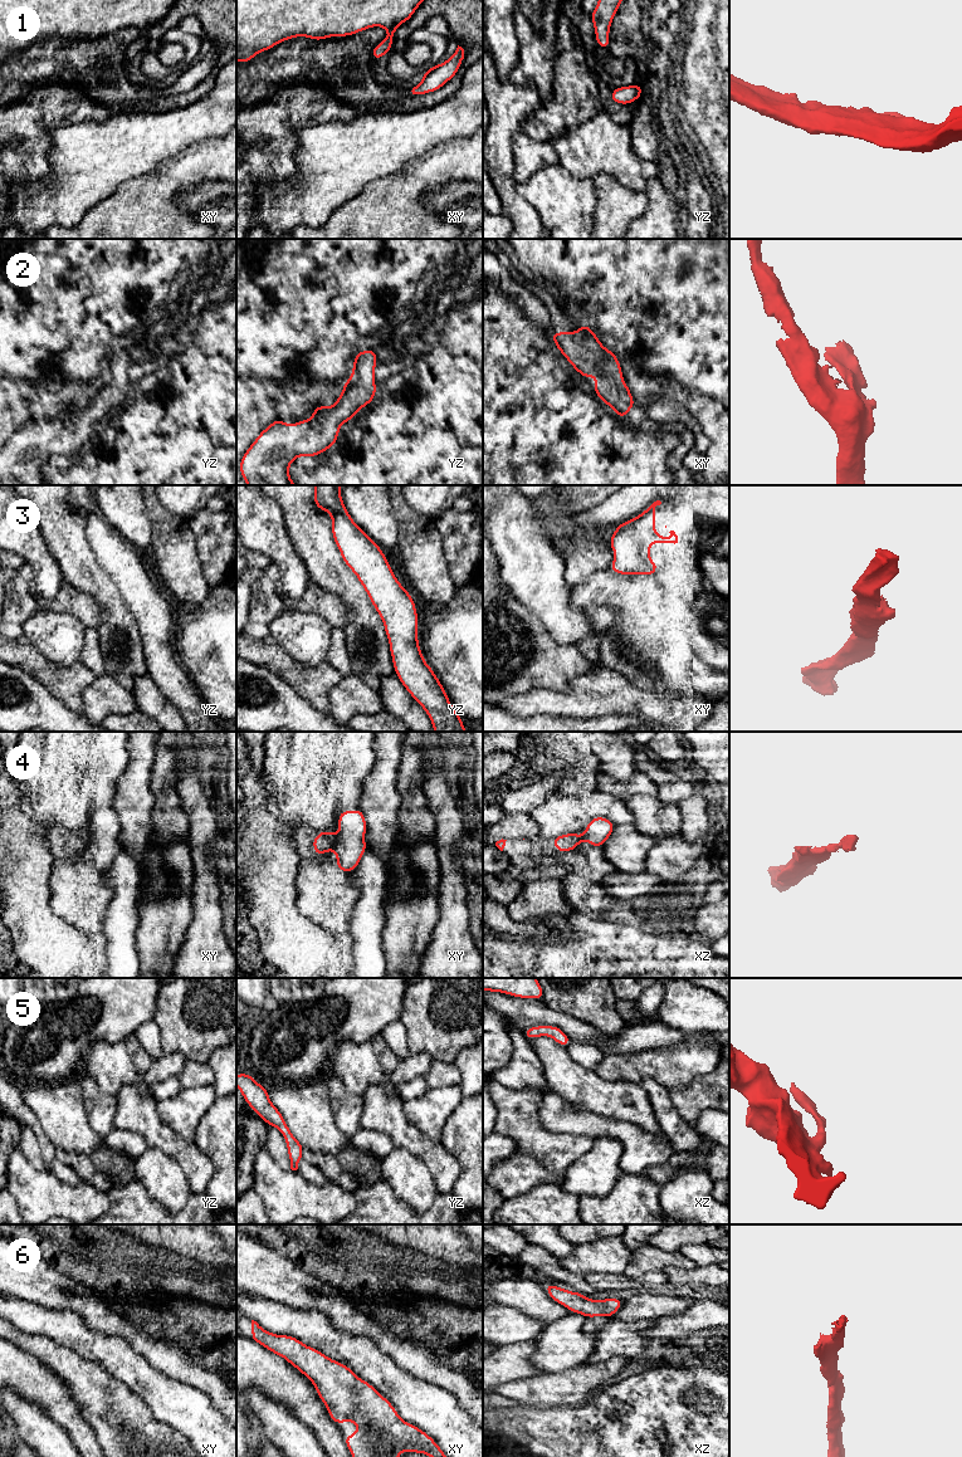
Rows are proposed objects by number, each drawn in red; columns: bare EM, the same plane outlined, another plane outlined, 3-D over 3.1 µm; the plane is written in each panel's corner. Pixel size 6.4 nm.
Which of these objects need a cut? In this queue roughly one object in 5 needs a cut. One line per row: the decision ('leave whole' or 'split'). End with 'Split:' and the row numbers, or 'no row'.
1: leave whole
2: leave whole
3: leave whole
4: split
5: leave whole
6: leave whole
Split: 4

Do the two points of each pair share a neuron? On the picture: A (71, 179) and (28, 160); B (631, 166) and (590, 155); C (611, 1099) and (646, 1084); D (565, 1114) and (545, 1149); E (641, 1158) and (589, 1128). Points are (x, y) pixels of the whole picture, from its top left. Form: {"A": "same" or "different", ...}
{"A": "different", "B": "same", "C": "different", "D": "different", "E": "same"}

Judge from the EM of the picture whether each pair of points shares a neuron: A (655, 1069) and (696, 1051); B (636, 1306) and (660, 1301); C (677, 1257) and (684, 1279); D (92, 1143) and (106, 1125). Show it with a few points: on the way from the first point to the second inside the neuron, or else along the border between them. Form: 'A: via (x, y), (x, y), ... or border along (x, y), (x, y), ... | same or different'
A: via (665, 1065), (677, 1065), (685, 1060) | same
B: via (643, 1306), (654, 1305) | same
C: border along (697, 1266), (692, 1269), (665, 1266), (660, 1270) | different
D: border along (84, 1109), (89, 1125), (103, 1139) | different

